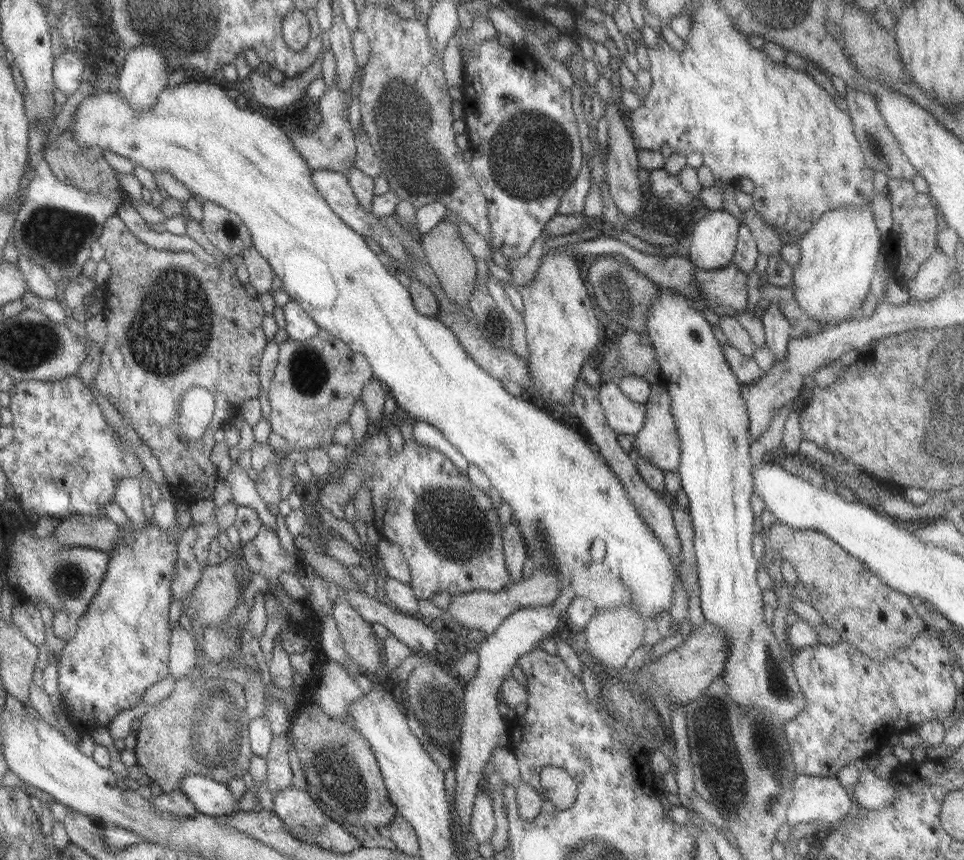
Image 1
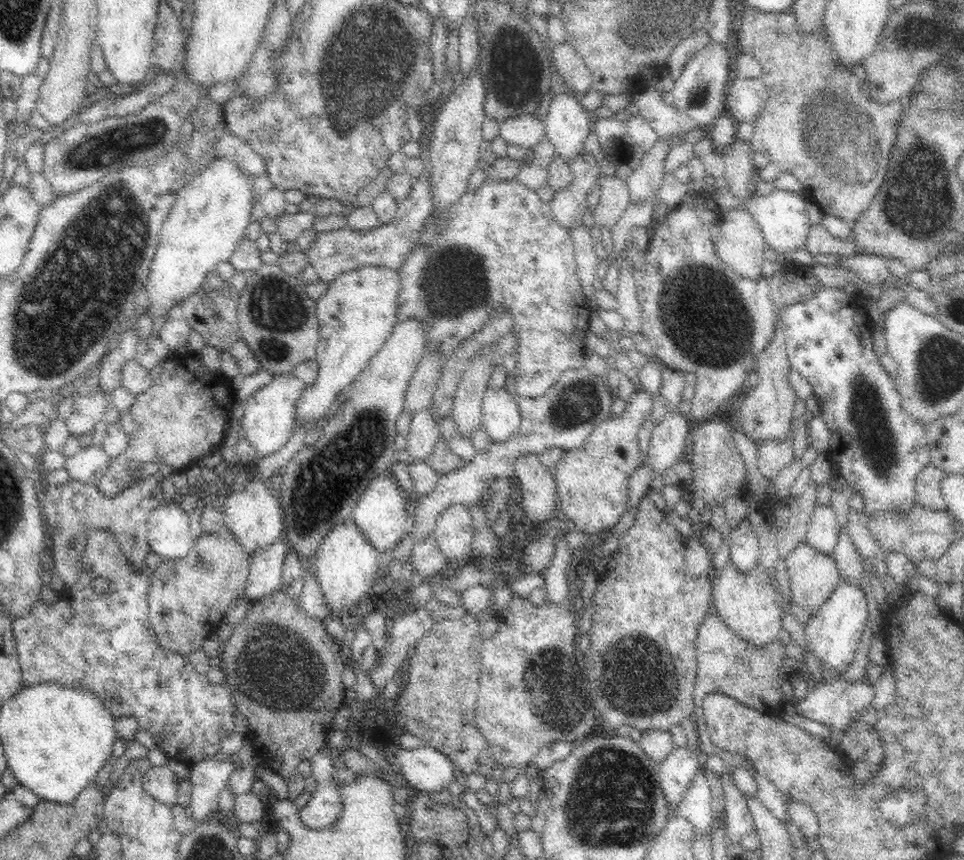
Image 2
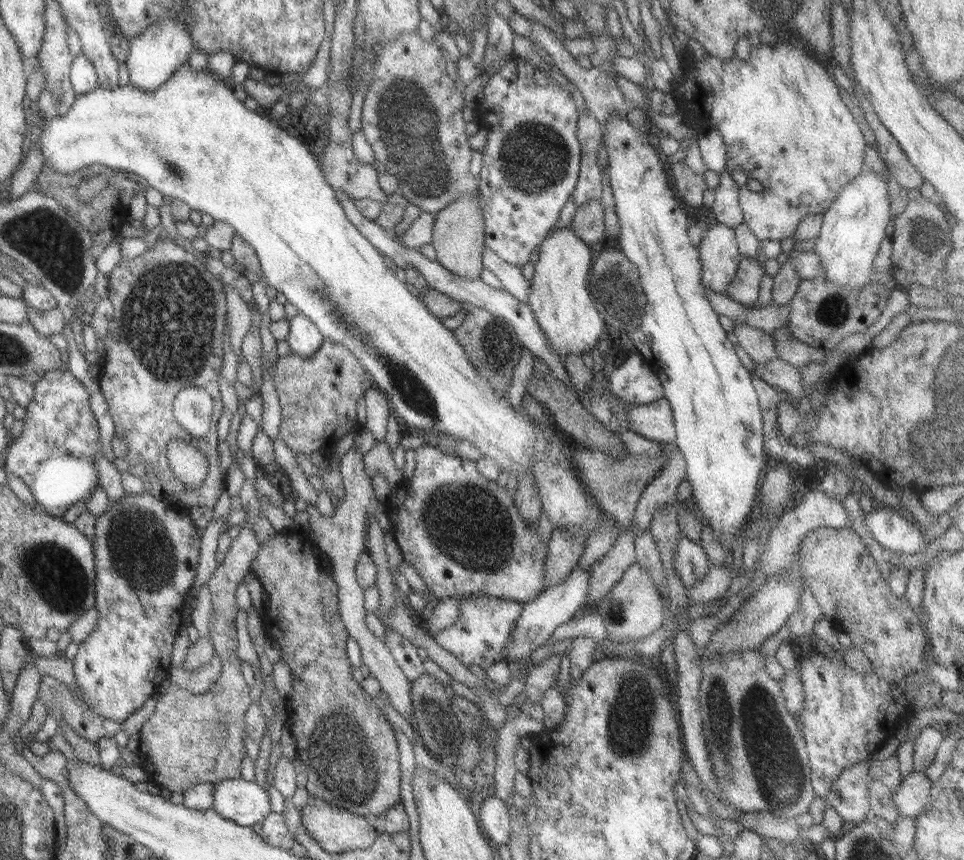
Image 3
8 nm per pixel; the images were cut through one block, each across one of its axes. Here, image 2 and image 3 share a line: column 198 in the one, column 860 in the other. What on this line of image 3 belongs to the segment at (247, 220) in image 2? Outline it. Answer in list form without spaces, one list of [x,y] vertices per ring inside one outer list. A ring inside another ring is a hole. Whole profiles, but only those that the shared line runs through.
[[[865,168],[851,181],[846,182],[835,195],[831,204],[822,213],[822,223],[814,238],[814,253],[819,257],[824,276],[835,286],[844,286],[851,290],[860,289],[869,281],[875,265],[873,259],[879,242],[888,235],[892,217],[890,216],[889,199],[887,198],[886,180],[881,175]]]

